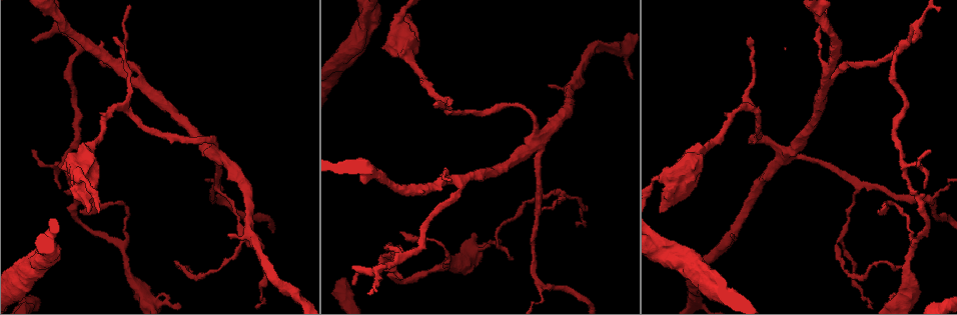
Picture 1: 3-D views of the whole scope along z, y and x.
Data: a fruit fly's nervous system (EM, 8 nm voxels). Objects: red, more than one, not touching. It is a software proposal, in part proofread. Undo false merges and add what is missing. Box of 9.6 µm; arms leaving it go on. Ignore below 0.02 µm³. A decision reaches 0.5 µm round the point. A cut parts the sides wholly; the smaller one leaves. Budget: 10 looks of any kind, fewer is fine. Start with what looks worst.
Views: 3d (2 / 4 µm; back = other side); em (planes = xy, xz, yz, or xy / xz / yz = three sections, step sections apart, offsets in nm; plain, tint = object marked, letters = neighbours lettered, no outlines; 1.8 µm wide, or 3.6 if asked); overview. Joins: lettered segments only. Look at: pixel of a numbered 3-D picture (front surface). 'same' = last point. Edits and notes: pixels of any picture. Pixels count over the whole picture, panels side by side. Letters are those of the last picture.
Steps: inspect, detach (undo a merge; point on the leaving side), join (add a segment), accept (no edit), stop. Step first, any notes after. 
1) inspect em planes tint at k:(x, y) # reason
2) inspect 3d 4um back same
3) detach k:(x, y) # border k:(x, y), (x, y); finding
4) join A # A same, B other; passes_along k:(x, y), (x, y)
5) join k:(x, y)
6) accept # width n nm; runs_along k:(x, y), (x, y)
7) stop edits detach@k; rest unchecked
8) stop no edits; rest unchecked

inspect em yz step 8 plain at 1:(928, 197) # three-way junction

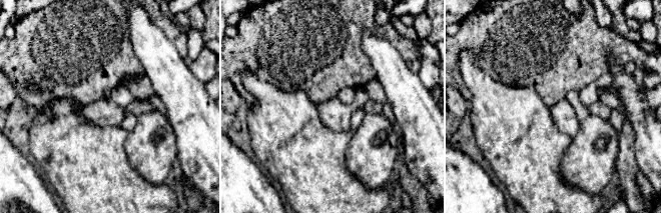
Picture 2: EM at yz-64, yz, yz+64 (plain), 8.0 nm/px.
inspect em yz step 8 letters same # see the neighbours

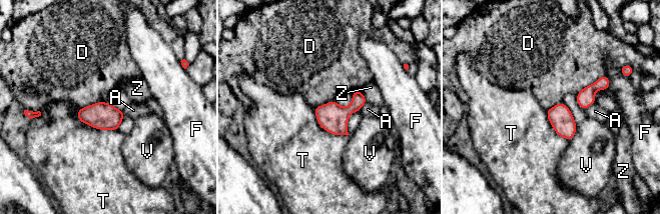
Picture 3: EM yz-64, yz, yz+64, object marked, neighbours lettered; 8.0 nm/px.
accept # A other, D other, F other, T other, V other, Z other; continuous, no second neuron

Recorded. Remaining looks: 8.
inspect 3d 2um at 1:(216, 152) # four arms meet

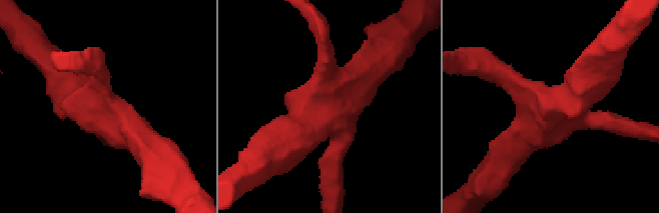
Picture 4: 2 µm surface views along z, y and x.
inspect em xz step 8 tint at 4:(102, 105)

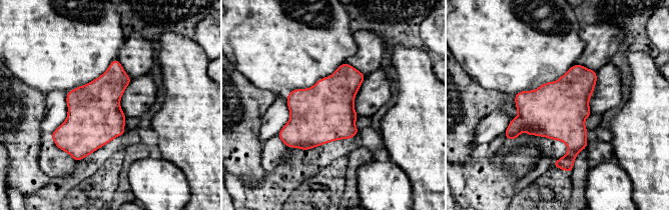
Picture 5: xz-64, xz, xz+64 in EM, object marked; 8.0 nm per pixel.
inspect em xz step 8 letters same # see the neighbours

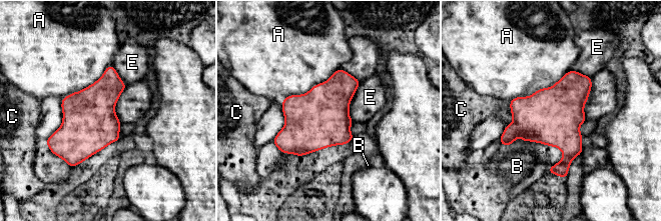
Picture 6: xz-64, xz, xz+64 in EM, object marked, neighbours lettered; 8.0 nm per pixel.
accept # A other, B other, C other, E other; arms 4; border 6:(341, 68), (360, 81), (354, 121); one neuron here

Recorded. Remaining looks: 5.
inspect em xy step 16 tint at 1:(401, 232) # long arm stops here

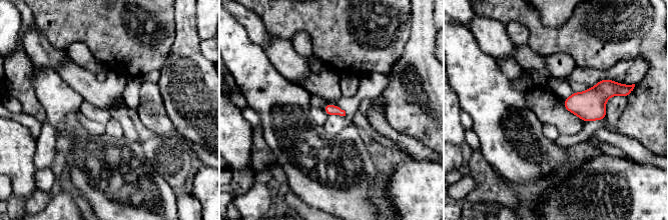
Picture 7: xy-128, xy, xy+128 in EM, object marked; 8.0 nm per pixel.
inspect em xz step 8 letters same

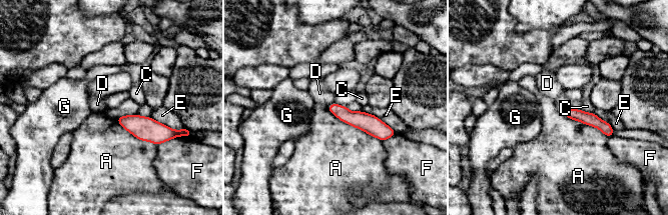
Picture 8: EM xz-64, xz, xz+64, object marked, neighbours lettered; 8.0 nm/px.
accept # A other, C other, D other, E other, F other, G other; border 8:(334, 101), (327, 107); none of them fits

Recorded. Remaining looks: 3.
inspect em yz step 8 letters at 1:(513, 256) # long arm stops here

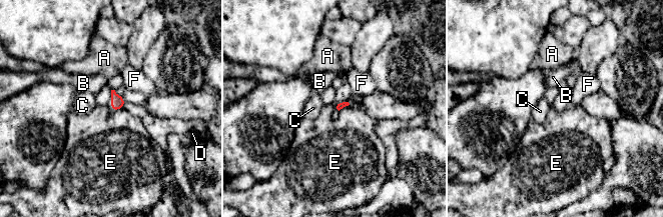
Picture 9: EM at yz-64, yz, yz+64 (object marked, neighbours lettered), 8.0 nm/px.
accept # A other, B other, C other, D other, E other, F other; border 9:(110, 105), (113, 110), (122, 107); no lettered segment goes on from it

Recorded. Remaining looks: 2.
stop no edits; rest unchecked

